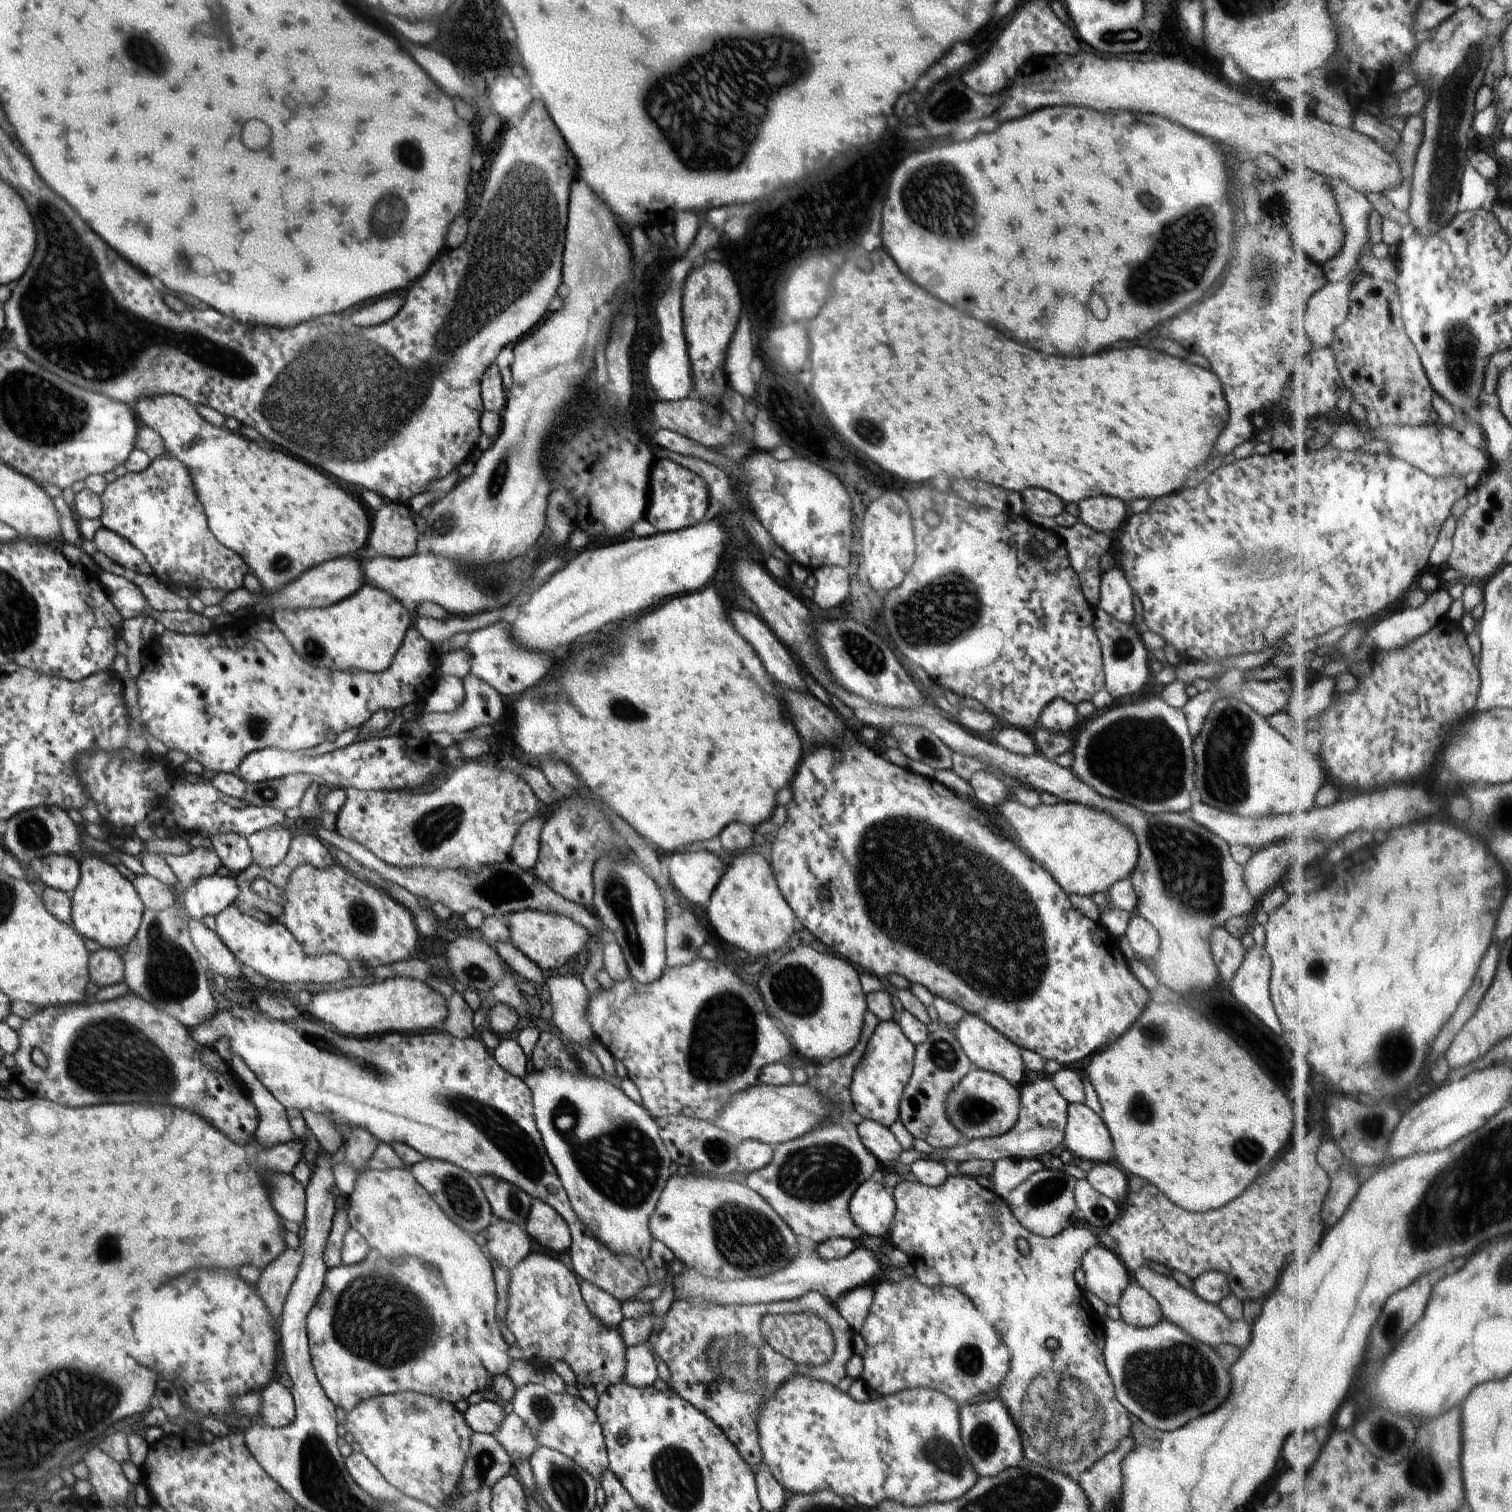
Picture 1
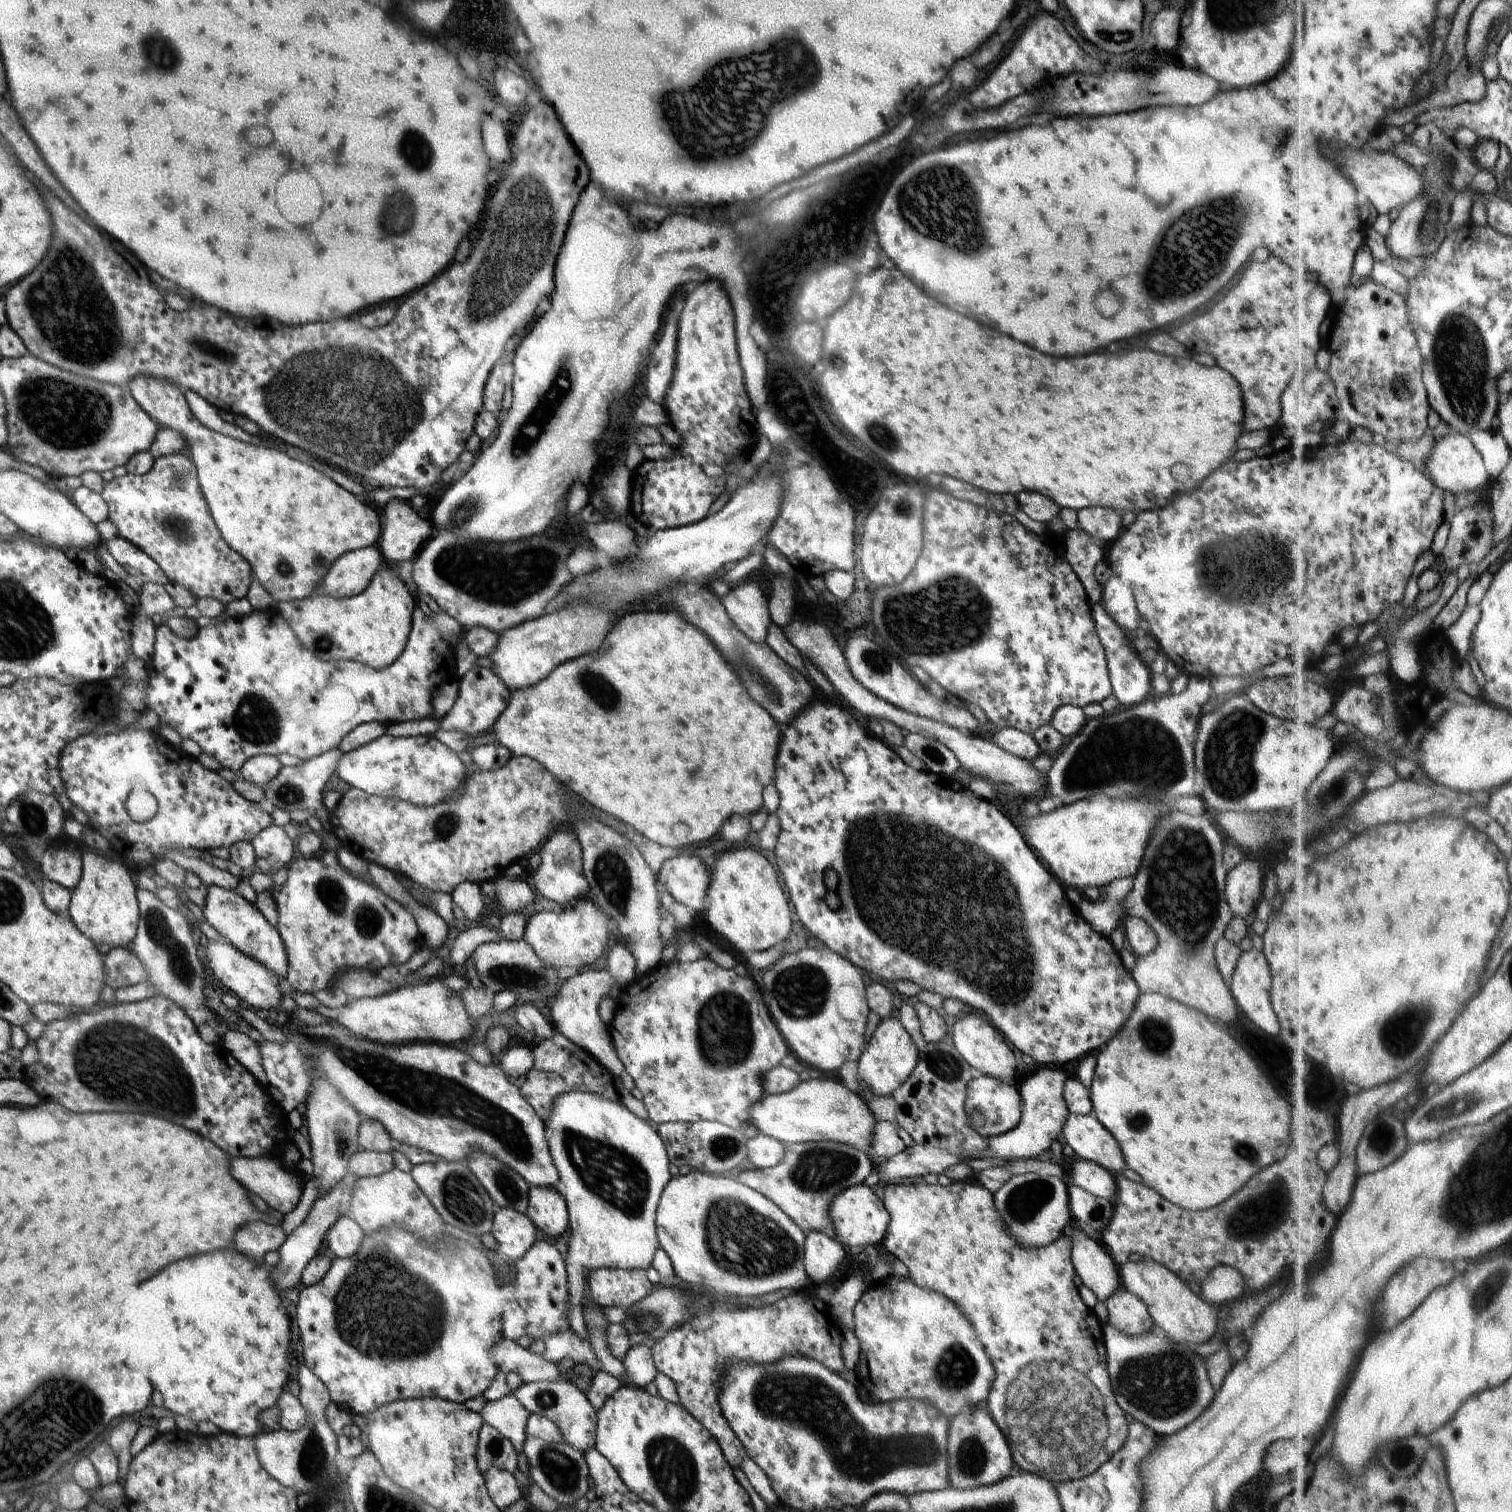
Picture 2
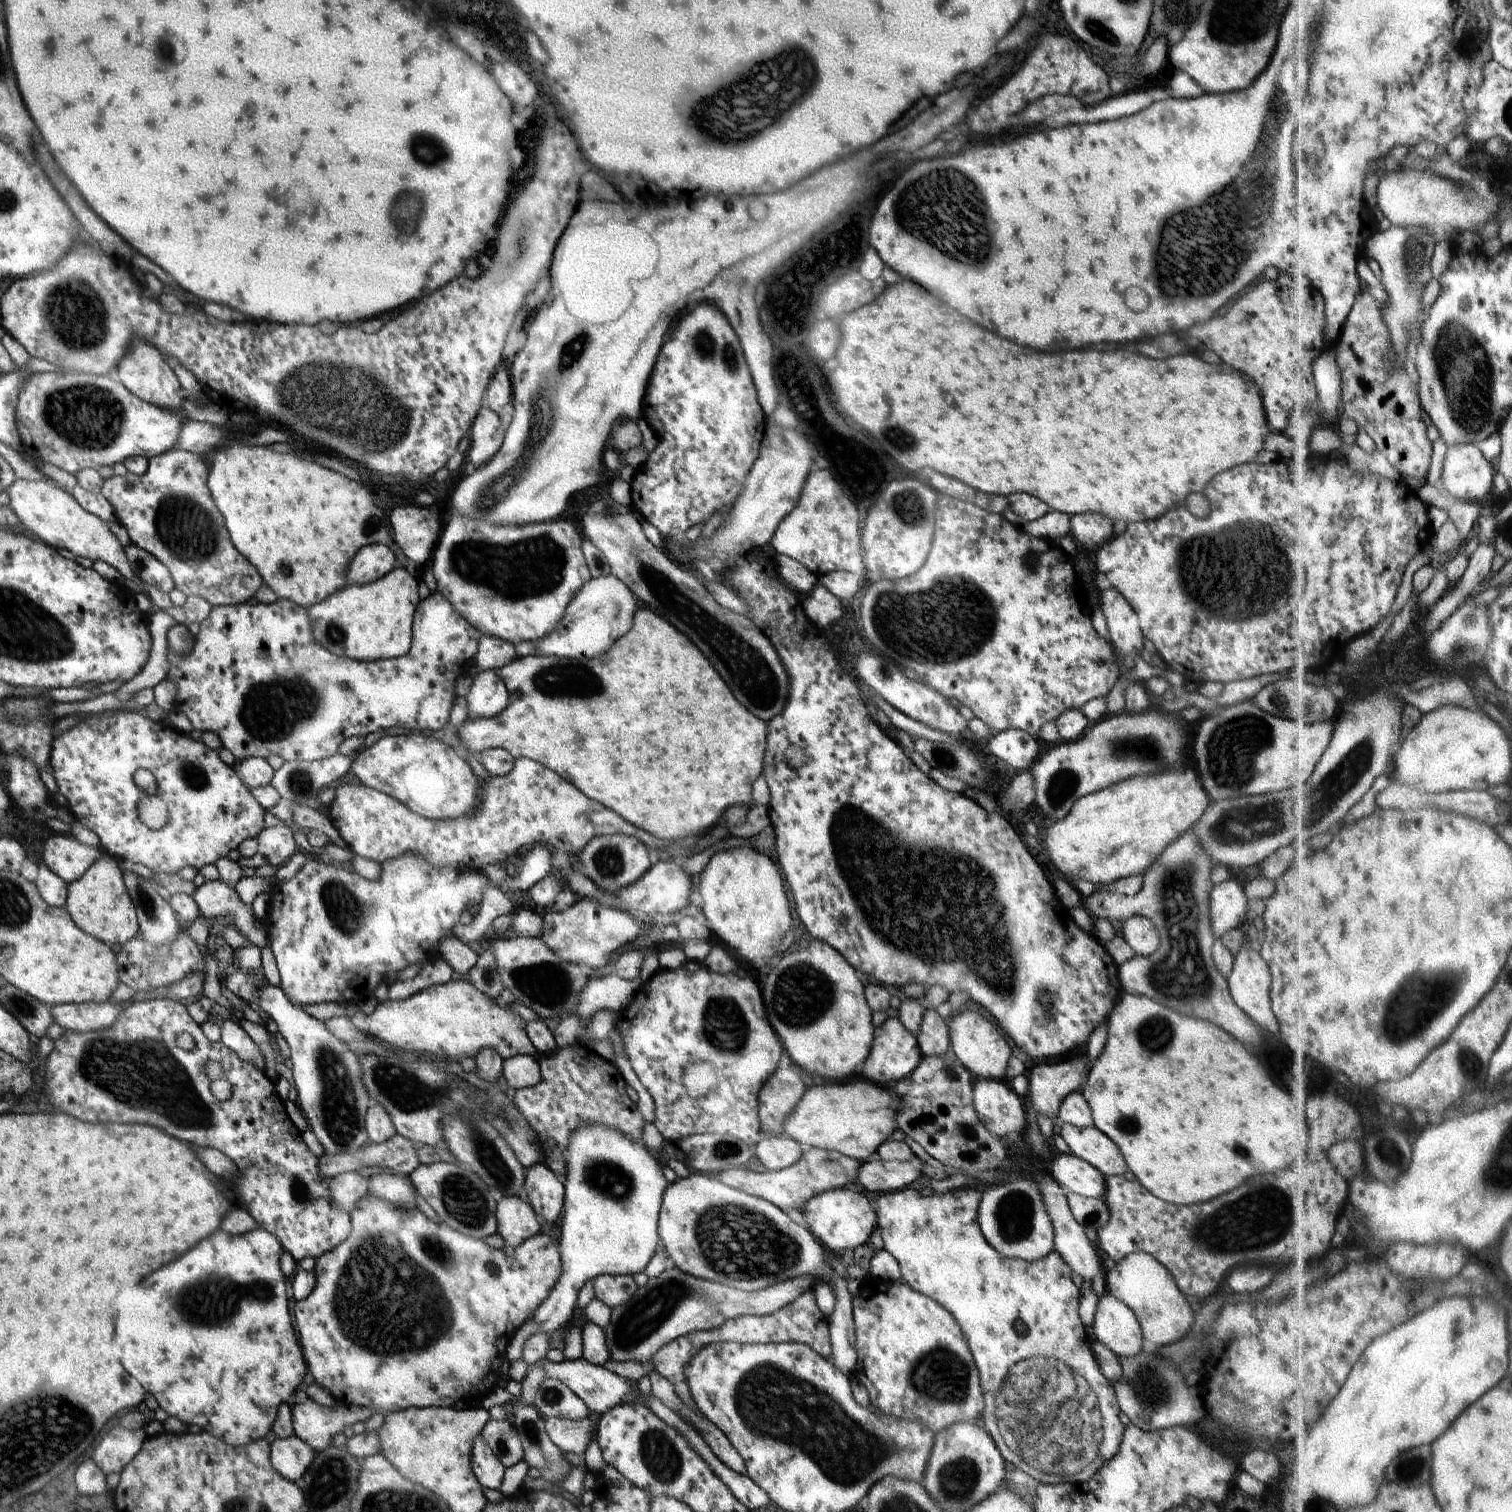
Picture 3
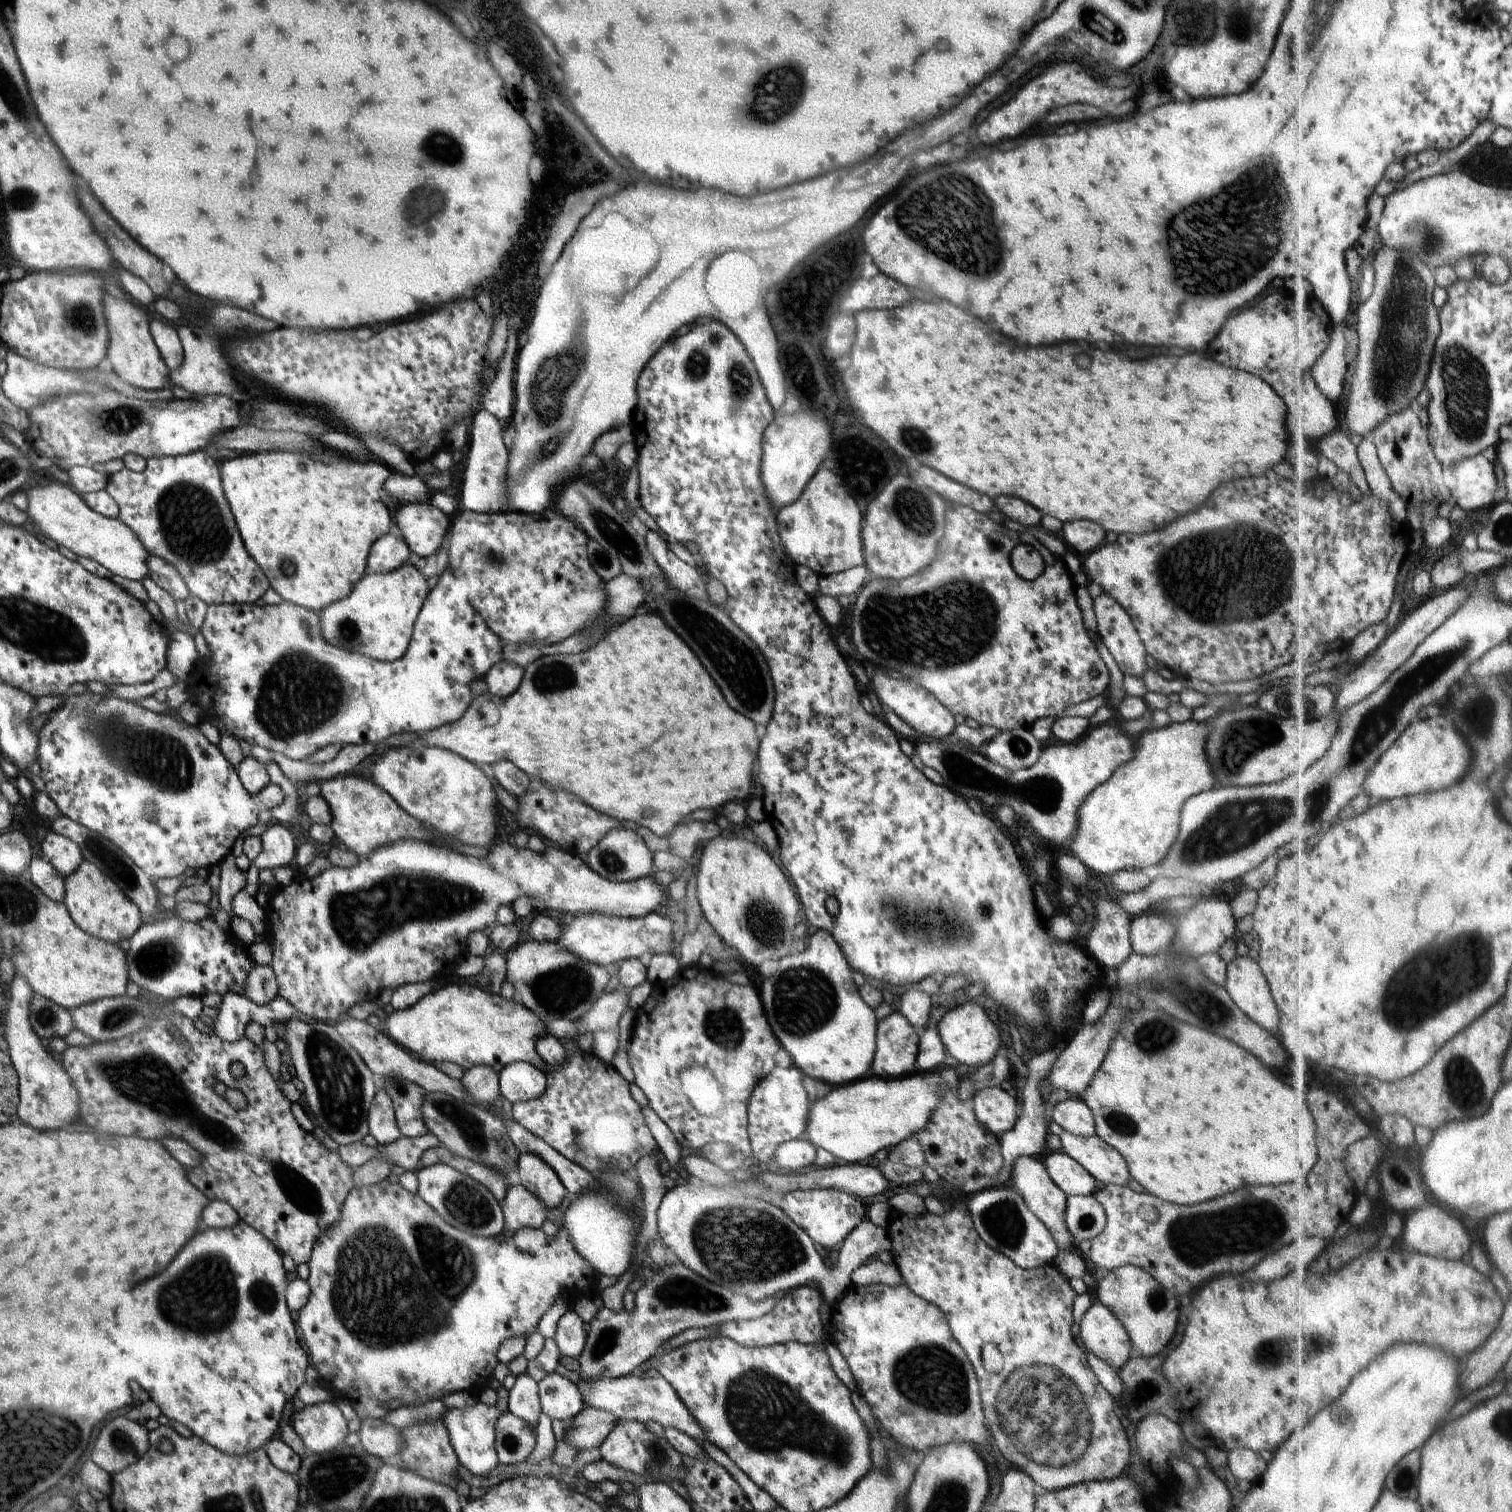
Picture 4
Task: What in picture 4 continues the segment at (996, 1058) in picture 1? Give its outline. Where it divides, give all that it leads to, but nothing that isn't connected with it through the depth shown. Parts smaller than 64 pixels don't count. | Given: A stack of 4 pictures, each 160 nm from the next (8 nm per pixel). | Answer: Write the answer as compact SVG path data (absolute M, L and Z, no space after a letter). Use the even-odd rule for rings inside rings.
M970 1001L946 1012L938 1023L937 1030L948 1054L958 1062L975 1069L988 1064L996 1056L1004 1038L1000 1036L998 1028L990 1021L984 1010Z

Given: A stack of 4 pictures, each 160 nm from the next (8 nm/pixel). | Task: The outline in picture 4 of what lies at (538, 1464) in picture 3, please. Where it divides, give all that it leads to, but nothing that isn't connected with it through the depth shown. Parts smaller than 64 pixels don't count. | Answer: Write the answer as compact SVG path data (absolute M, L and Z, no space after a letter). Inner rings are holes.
M527 1373L516 1377L515 1385L509 1390L508 1412L536 1430L538 1418L542 1414L539 1386Z

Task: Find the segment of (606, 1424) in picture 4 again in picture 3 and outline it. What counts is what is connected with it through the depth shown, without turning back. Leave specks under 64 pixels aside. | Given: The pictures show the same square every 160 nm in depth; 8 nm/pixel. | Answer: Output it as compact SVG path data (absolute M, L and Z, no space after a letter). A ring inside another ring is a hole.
M544 1417L544 1420L548 1436L563 1453L583 1455L591 1439L596 1439L597 1430L590 1417L577 1421L558 1417Z

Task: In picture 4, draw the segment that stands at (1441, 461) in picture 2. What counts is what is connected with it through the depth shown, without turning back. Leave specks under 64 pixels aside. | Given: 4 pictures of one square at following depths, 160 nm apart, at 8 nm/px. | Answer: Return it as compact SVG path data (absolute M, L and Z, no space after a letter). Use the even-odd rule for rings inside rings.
M1483 453L1456 466L1444 466L1444 480L1452 486L1452 495L1465 511L1494 508L1503 496L1494 463Z

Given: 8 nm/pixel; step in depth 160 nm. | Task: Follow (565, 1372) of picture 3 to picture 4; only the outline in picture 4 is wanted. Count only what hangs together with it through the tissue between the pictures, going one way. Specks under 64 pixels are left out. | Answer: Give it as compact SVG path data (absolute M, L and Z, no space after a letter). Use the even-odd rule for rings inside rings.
M633 1373L617 1378L596 1378L596 1380L588 1380L588 1382L580 1377L576 1386L580 1390L583 1402L586 1402L586 1407L604 1410L604 1412L614 1414L621 1420L642 1423L654 1420L654 1422L662 1424L664 1428L674 1426L694 1440L708 1442L708 1438L704 1438L702 1426L690 1414L688 1406L684 1406L684 1402L680 1400L676 1390L661 1375L654 1378L644 1378L639 1373Z

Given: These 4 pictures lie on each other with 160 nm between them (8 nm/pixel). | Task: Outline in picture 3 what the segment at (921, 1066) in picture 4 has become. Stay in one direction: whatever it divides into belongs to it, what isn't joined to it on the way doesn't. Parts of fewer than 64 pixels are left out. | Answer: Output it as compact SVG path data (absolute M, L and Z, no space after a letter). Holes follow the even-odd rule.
M926 1009L919 1029L917 1044L924 1057L944 1054L950 1044L948 1027L935 1010Z

